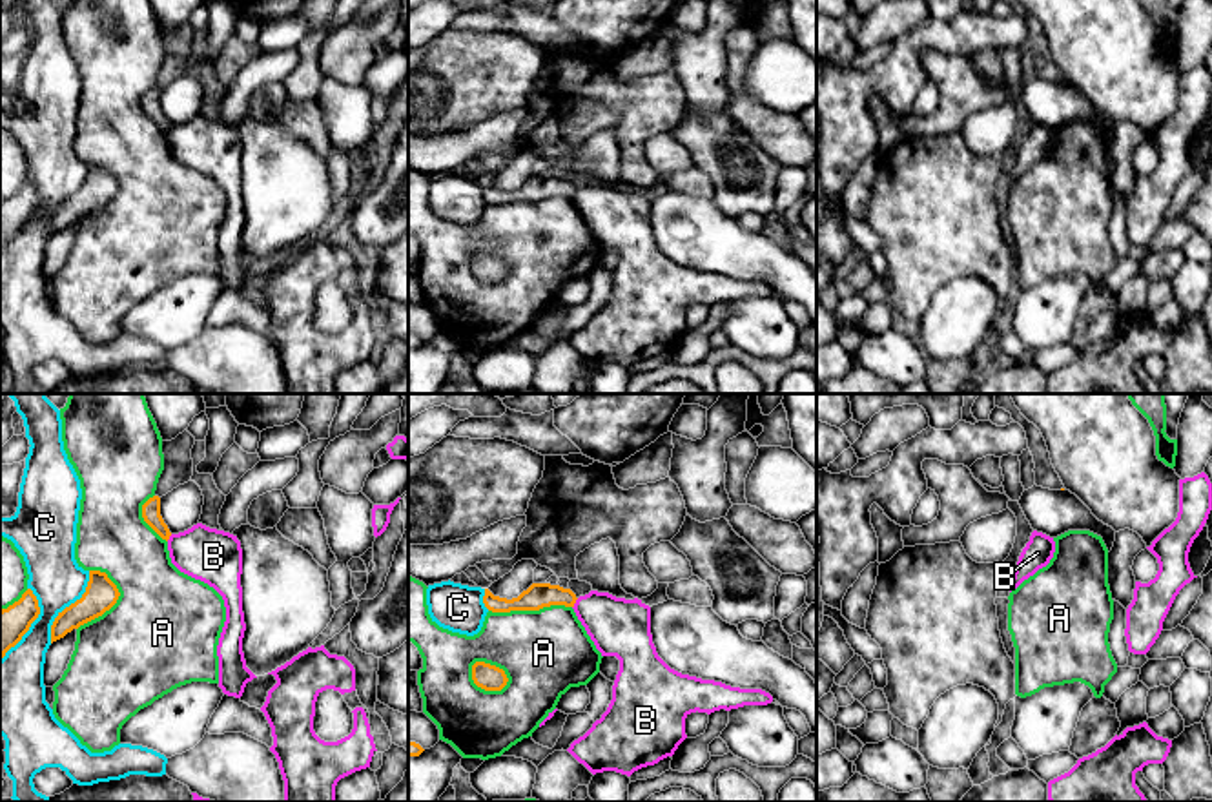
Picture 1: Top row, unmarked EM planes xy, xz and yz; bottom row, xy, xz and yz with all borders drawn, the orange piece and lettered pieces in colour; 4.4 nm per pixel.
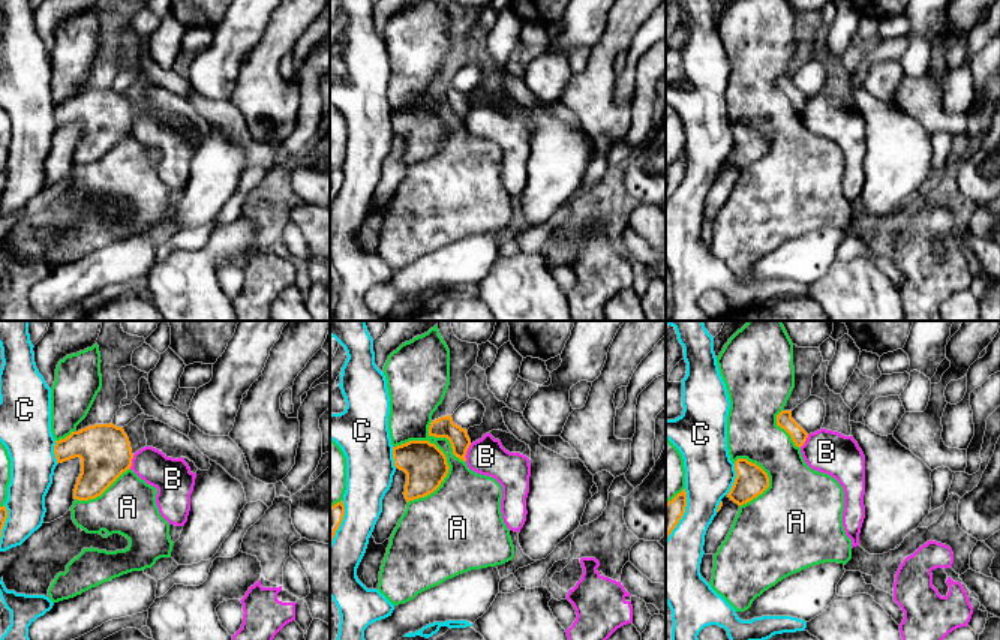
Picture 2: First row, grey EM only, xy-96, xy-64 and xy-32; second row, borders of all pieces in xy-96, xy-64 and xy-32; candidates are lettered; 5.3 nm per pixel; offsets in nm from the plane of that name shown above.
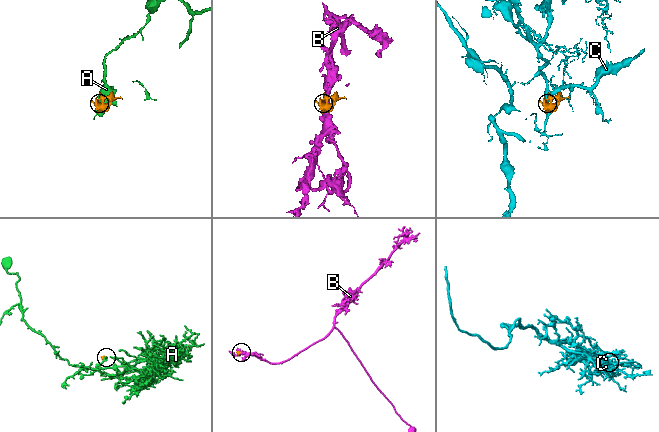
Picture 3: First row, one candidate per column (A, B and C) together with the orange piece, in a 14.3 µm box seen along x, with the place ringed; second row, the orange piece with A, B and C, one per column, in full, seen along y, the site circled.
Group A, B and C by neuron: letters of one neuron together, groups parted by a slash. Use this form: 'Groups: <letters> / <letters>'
Groups: A / B / C

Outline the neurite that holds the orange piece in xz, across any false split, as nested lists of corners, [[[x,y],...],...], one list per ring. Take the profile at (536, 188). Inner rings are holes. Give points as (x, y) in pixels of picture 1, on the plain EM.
[[[532,175],[518,190],[507,191],[494,188],[485,180],[483,195],[492,204],[510,204],[510,202],[539,202],[550,197],[574,199],[576,186],[570,180],[550,175]]]

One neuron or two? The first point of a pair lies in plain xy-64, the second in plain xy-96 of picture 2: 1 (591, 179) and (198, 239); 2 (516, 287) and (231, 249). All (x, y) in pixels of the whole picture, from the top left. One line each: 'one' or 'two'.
1: one
2: one

